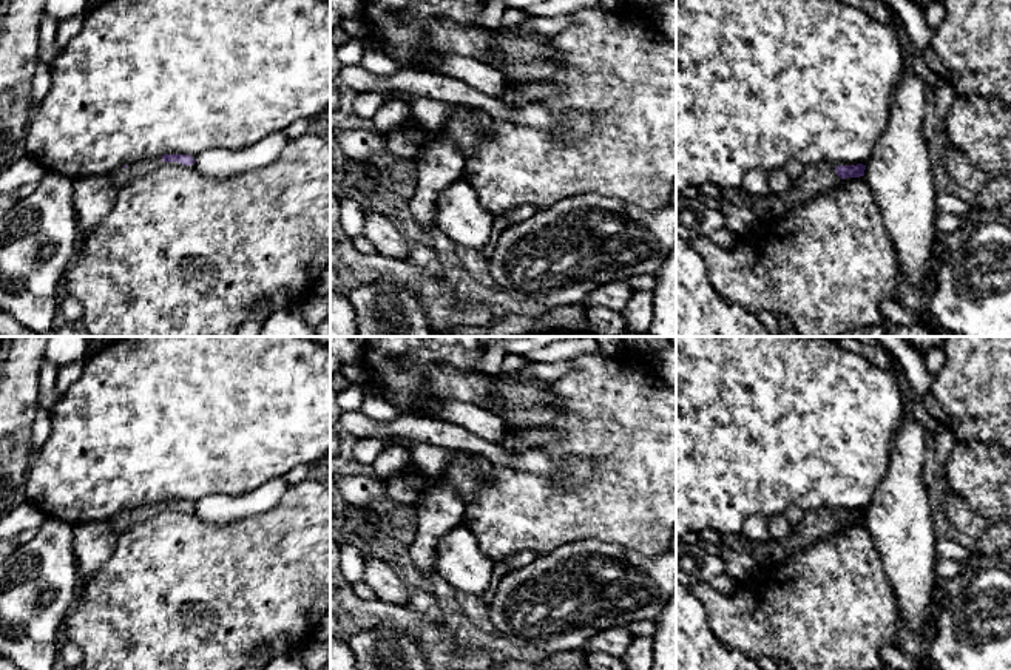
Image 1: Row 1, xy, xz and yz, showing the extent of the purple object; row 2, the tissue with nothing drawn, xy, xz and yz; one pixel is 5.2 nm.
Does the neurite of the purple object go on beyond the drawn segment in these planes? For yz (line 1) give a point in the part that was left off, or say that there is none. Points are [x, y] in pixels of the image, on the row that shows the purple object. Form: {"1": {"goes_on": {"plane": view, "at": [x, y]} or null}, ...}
{"1": {"goes_on": null}}

